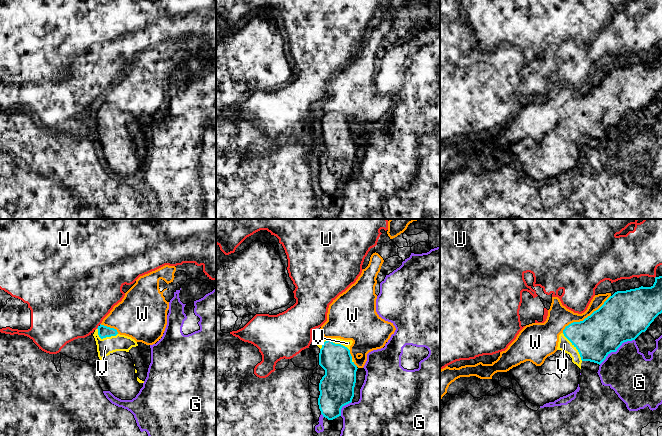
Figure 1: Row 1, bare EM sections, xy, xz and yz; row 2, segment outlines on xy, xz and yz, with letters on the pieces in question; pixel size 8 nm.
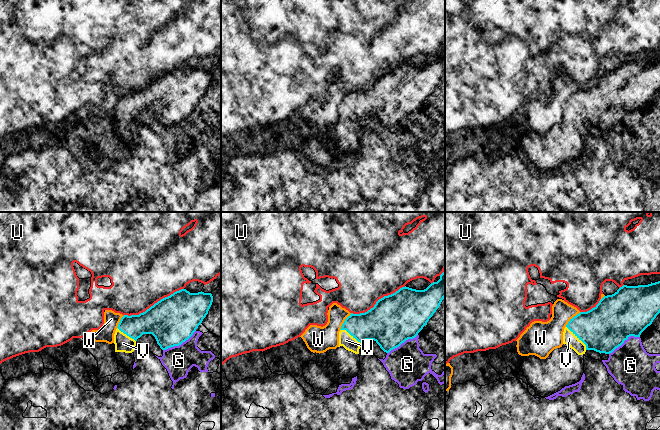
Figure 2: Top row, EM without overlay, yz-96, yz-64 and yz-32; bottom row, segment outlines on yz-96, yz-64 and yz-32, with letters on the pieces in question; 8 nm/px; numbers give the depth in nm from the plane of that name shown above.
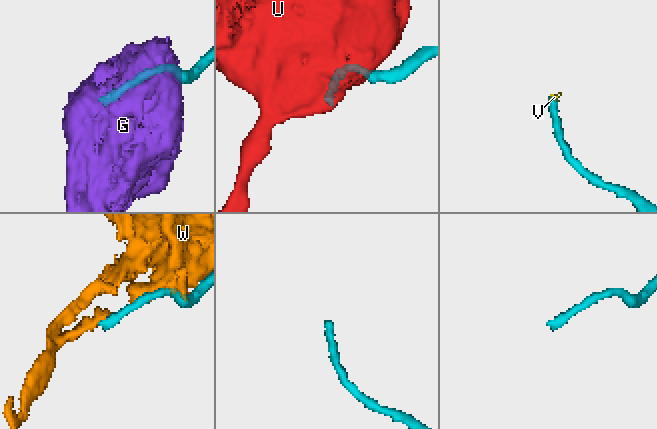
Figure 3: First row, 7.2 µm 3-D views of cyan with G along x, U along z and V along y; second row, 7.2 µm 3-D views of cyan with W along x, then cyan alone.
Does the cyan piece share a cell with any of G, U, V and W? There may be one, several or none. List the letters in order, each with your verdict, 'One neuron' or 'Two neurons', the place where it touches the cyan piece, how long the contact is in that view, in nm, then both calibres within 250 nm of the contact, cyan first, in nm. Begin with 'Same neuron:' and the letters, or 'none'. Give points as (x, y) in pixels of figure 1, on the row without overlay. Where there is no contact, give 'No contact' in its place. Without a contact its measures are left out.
Same neuron: V
G: Two neurons. Touches cyan at yz (616, 126). Shared border 360 nm. Thickness 360 nm (cyan) against 360 nm
U: Two neurons. Touches cyan at xy (98, 102). Shared border 60 nm. Thickness 100 nm (cyan) against 500 nm
V: One neuron. Touches cyan at yz (574, 122). Shared border 280 nm. Thickness 340 nm (cyan) against 100 nm
W: Two neurons. Touches cyan at yz (585, 94). Shared border 500 nm. Thickness 360 nm (cyan) against 180 nm

